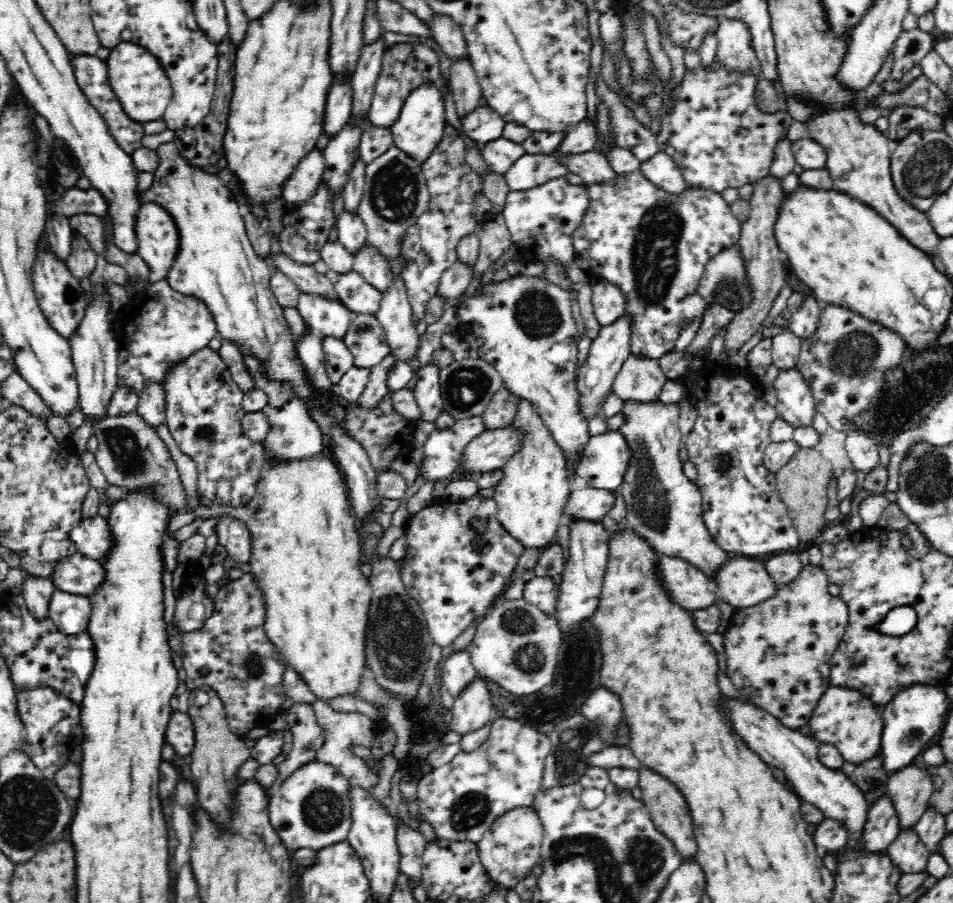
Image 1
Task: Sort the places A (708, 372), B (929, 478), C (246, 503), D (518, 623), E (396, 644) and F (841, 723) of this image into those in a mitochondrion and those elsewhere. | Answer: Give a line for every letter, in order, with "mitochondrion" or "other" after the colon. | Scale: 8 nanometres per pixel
A: other
B: mitochondrion
C: other
D: mitochondrion
E: mitochondrion
F: other

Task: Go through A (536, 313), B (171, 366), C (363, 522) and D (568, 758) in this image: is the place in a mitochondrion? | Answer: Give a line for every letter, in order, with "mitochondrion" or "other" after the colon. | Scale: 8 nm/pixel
A: mitochondrion
B: other
C: other
D: mitochondrion

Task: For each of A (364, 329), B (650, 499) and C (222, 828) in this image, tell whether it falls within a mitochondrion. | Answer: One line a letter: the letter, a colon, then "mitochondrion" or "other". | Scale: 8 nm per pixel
A: mitochondrion
B: mitochondrion
C: other

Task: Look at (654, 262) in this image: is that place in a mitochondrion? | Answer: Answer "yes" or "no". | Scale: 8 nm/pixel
yes

